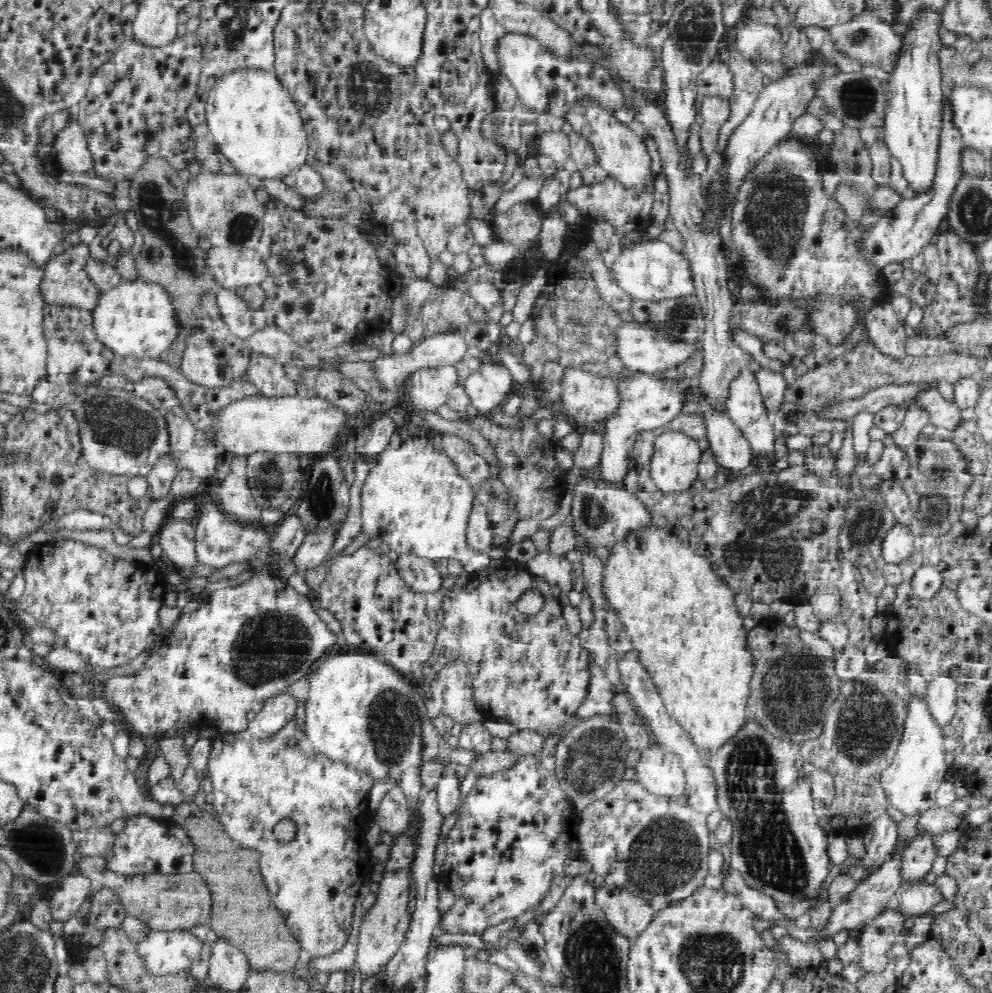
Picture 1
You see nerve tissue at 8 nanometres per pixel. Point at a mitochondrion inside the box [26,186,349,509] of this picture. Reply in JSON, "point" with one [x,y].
{"point":[112,421]}

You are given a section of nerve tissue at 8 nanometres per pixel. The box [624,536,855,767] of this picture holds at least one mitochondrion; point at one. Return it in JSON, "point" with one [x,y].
{"point":[787,698]}

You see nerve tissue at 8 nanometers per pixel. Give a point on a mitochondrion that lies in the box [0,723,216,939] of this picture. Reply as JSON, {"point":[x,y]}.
{"point":[37,843]}

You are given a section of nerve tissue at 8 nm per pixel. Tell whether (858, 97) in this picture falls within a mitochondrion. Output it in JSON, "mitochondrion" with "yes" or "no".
{"mitochondrion":"yes"}

